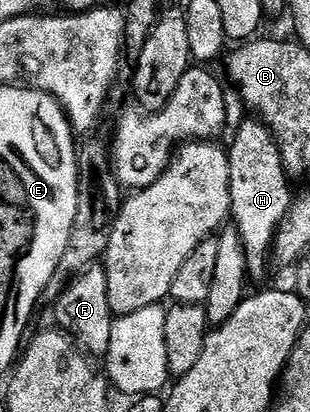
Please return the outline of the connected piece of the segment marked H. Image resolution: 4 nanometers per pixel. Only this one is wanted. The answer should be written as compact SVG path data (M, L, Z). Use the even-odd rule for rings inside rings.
M251 119L241 122L232 145L227 145L226 151L230 162L230 216L239 230L242 246L246 246L249 277L256 281L268 272L268 260L270 264L276 232L288 217L288 211L292 209L294 191L288 185L290 177L284 168L274 134L265 126L263 120Z

